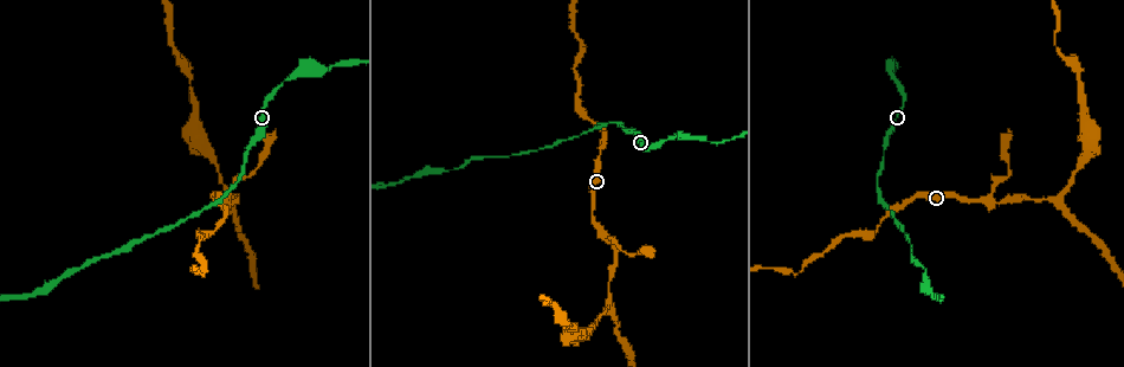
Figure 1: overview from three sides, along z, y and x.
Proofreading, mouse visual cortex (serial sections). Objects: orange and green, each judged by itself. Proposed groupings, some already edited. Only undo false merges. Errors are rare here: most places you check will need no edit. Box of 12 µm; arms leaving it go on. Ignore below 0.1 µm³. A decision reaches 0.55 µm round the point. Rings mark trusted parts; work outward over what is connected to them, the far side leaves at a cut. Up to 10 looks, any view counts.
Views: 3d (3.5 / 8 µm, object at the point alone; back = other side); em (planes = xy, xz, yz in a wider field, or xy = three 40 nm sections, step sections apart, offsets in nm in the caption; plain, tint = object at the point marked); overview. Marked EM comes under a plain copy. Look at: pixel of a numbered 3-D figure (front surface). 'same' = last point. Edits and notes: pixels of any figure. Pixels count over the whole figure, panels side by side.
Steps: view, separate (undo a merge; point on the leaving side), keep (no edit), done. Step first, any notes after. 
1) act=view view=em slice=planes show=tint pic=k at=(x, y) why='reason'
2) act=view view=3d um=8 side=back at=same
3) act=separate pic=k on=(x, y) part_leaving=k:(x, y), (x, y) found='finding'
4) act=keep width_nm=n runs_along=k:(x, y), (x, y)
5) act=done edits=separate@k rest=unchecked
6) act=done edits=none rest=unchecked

act=view view=3d um=3.5 pic=1 at=(624, 131) why='thin neck'

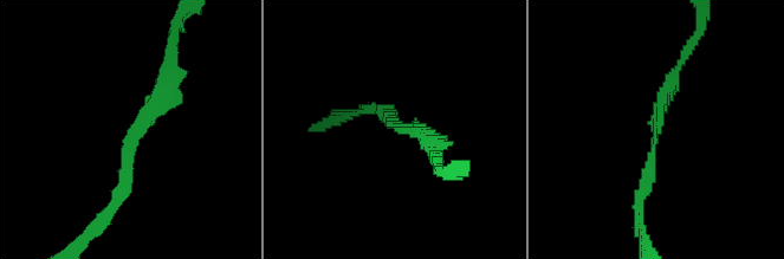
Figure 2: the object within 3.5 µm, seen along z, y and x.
act=view view=em slice=xy step=2 show=tint pic=2 at=(654, 147) arm_widths_nm=150,200 why='shape alone is not enough'

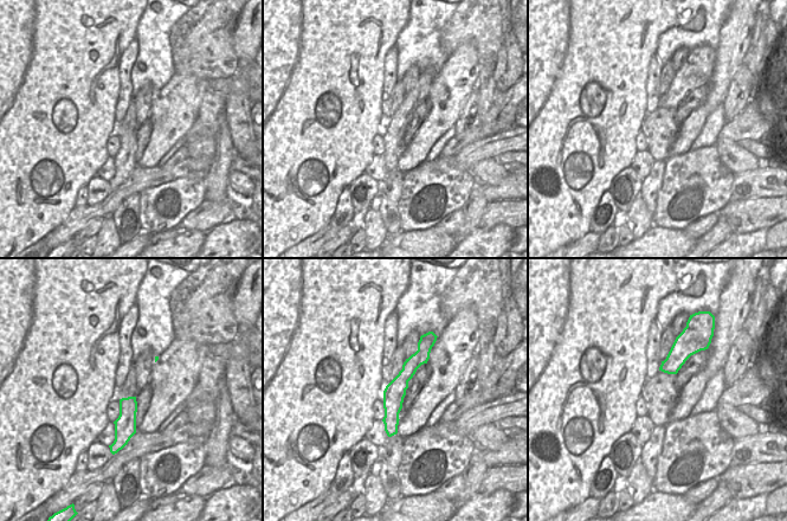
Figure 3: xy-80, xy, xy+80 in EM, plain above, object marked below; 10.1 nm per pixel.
act=view view=em slice=xy step=3 show=tint at=same why='cut it another way'

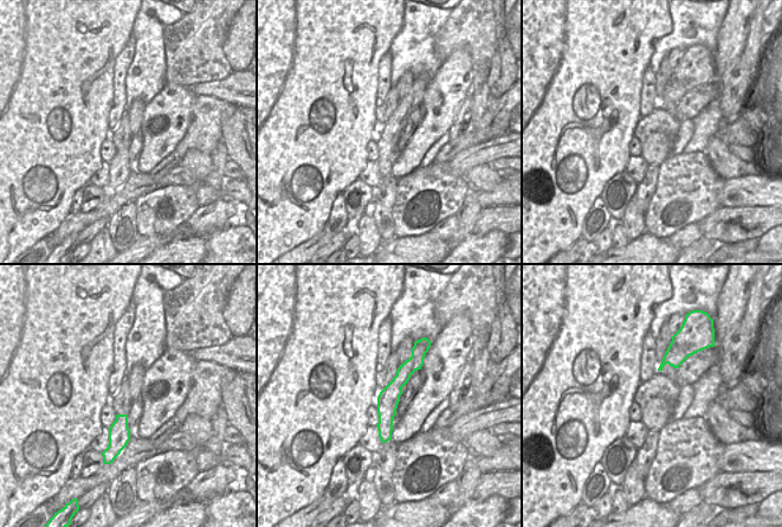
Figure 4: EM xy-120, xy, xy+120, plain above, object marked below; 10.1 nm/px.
act=keep runs_along=2:(169, 82), (104, 215) found='continuous, no second cell'

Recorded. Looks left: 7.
act=view view=em slice=xy step=3 show=tint pic=1 at=(205, 272) why='sharp bend'

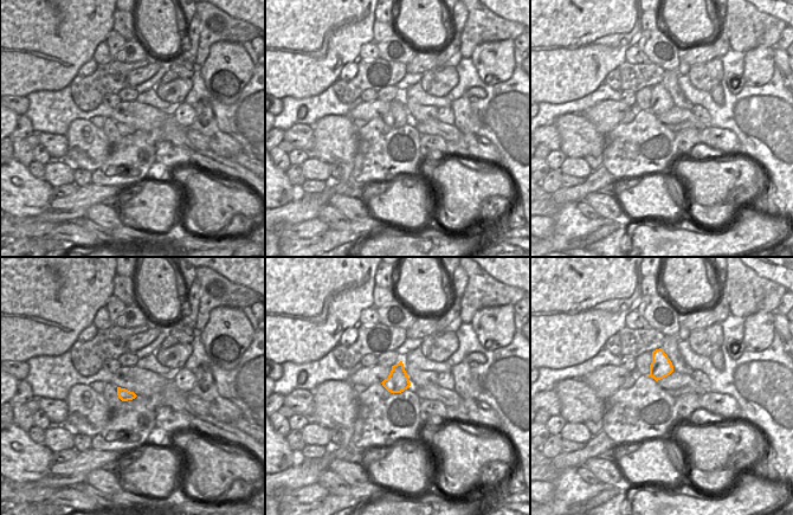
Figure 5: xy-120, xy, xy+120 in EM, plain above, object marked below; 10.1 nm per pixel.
act=view view=3d um=3.5 at=same why='wider look'

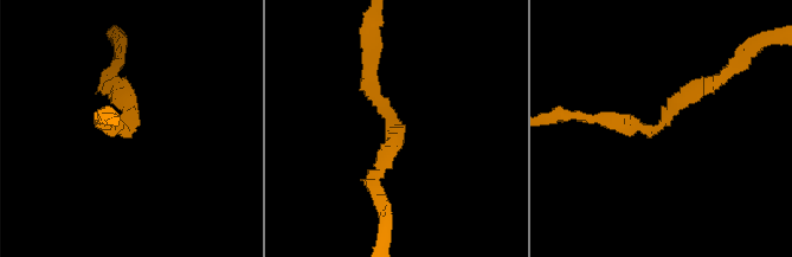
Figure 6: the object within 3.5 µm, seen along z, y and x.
act=keep runs_along=6:(718, 78), (657, 129), (593, 119) found='all the same cell'

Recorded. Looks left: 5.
act=view view=3d um=8 pic=1 at=(226, 200) why='arms part here'

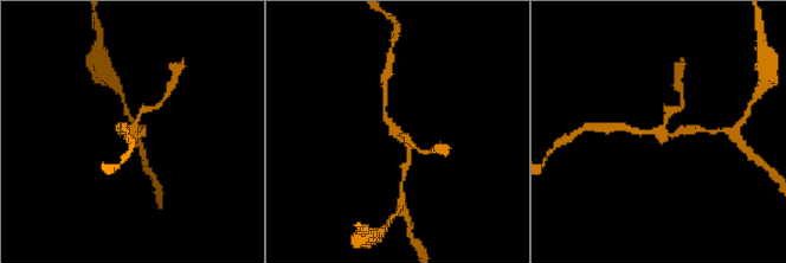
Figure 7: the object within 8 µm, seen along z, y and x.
act=view view=em slice=xy step=1 show=tint pic=7 at=(396, 132) arms=3 arm_widths_nm=200,200,200 why='now the EM'

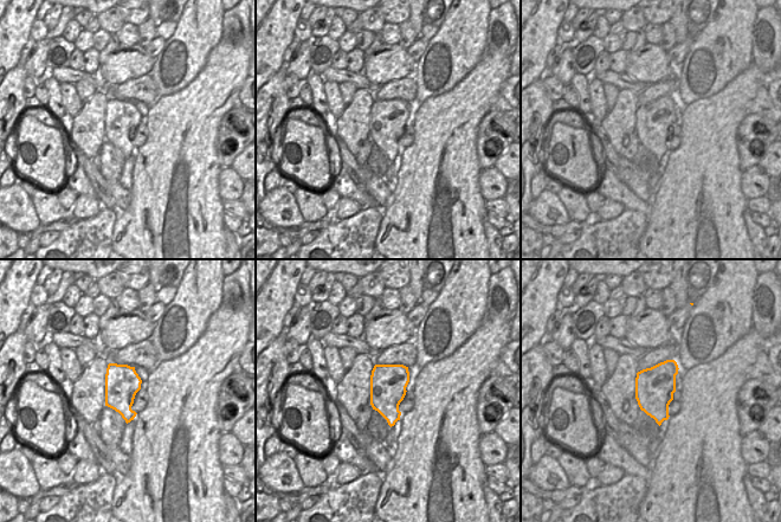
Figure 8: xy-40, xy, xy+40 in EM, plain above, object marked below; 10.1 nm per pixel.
act=keep runs_along=7:(385, 101), (385, 117), (407, 146), (408, 160) found='one cell here'

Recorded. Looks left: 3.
act=view view=3d um=3.5 pic=1 at=(608, 297) why='a fork'

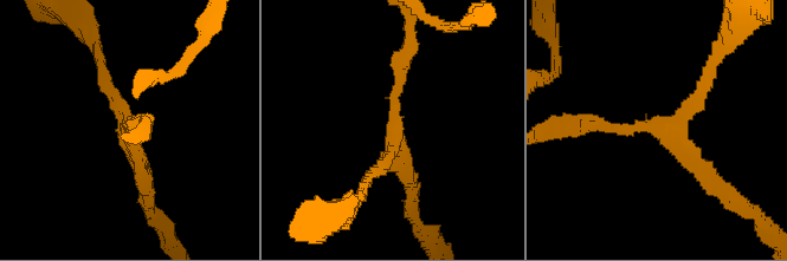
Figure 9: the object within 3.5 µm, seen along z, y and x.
act=view view=em slice=planes show=tint pic=9 at=(123, 129) arms=3 arm_widths_nm=150,200,200

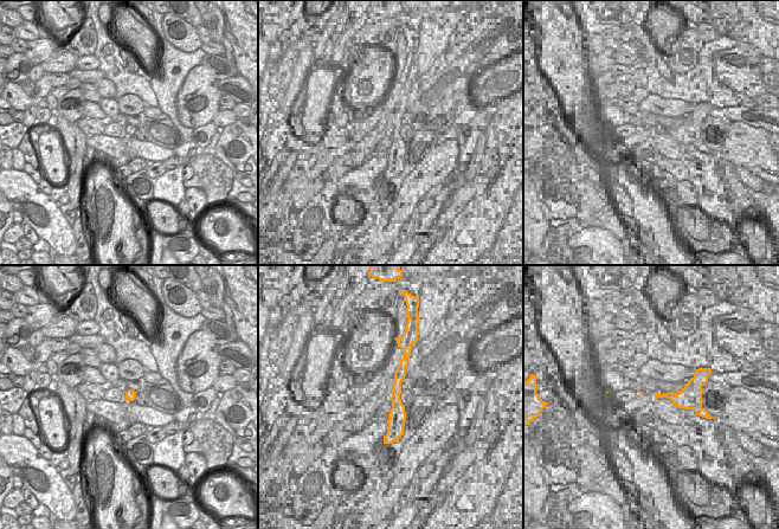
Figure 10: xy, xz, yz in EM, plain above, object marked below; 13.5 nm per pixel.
act=keep width_nm=130 runs_along=9:(585, 123), (672, 126), (707, 76) found='continuous, no second cell'

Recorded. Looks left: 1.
act=done edits=none rest=unchecked

